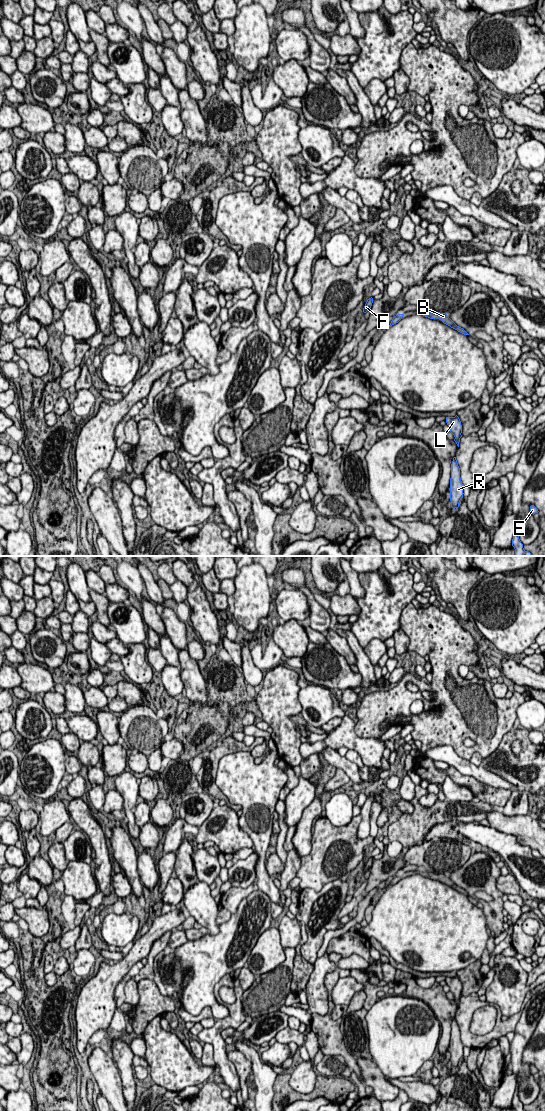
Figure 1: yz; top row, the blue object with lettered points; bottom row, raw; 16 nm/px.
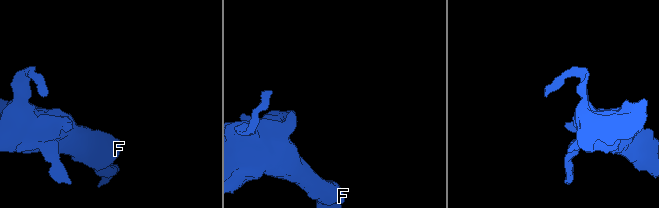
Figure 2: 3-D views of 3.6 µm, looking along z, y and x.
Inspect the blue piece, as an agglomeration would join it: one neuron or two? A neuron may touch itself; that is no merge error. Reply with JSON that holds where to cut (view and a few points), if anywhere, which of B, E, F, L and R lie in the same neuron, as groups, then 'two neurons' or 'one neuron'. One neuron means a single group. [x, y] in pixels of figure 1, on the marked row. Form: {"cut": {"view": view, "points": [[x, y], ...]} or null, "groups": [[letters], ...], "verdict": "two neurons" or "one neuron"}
{"cut": null, "groups": [["B", "E", "F", "L", "R"]], "verdict": "one neuron"}

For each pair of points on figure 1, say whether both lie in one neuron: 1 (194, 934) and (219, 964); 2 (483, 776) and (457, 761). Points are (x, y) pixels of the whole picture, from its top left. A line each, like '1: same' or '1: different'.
1: different
2: same

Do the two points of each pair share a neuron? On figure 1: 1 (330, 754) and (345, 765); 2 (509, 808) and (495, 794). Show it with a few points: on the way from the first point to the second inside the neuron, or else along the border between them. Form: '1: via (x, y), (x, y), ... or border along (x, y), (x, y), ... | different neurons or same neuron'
1: via (334, 758), (341, 762) | same neuron
2: border along (511, 793), (503, 806) | different neurons

